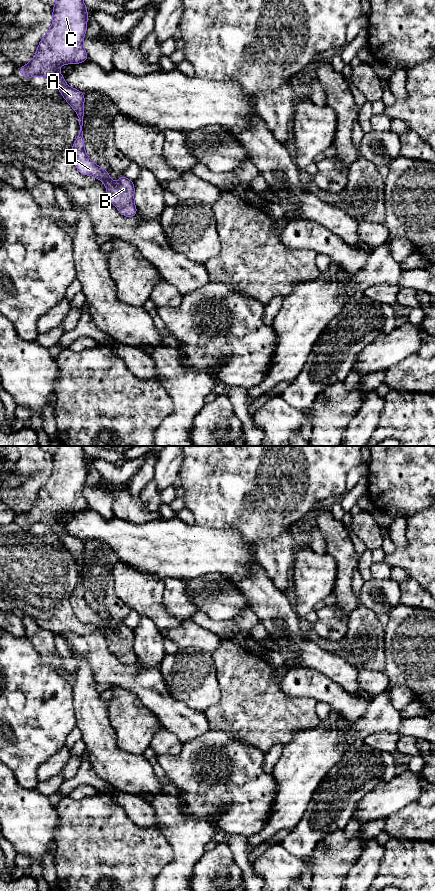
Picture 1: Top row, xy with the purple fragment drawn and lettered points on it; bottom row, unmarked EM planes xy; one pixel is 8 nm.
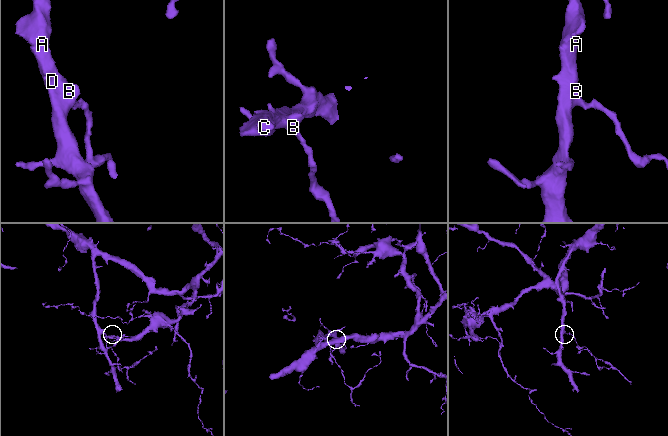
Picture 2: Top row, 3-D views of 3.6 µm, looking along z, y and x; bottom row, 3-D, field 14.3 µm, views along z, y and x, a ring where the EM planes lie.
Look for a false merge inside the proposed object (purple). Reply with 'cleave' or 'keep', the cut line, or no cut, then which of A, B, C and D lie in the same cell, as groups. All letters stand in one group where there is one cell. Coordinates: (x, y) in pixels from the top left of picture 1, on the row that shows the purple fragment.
keep; no cut; A B C D

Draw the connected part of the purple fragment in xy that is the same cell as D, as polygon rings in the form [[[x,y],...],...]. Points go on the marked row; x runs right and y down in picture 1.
[[[56,0],[52,16],[52,26],[39,42],[34,58],[20,67],[18,73],[27,78],[44,76],[57,85],[64,99],[78,113],[80,132],[71,150],[71,158],[76,168],[82,175],[102,180],[110,203],[115,205],[123,216],[134,217],[137,213],[134,204],[134,182],[124,175],[117,182],[112,182],[110,174],[86,155],[82,131],[85,95],[69,87],[59,72],[62,64],[78,64],[88,60],[83,47],[83,38],[87,31],[87,7],[83,0]]]

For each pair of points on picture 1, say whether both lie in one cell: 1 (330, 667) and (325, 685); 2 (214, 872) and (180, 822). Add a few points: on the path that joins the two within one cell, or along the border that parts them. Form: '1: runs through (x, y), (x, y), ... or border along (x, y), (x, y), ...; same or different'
1: border along (306, 667), (310, 667), (328, 676), (346, 691); different
2: border along (205, 850), (191, 876); different

